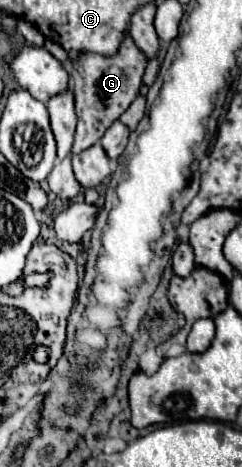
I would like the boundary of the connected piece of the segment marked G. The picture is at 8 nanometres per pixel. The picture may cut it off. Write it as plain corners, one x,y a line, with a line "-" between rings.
125,33
125,39
121,41
115,55
105,57
97,53
79,53
73,61
73,67
69,71
69,83
75,95
75,109
77,109
77,133
73,143
73,153
79,153
91,145
95,145
101,135
107,131
107,127
121,117
123,111
133,103
137,97
143,75
147,67
147,55
133,43
131,35

